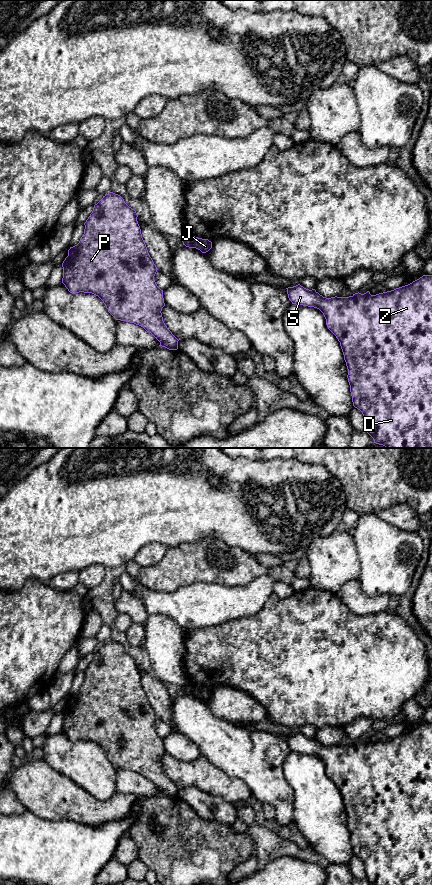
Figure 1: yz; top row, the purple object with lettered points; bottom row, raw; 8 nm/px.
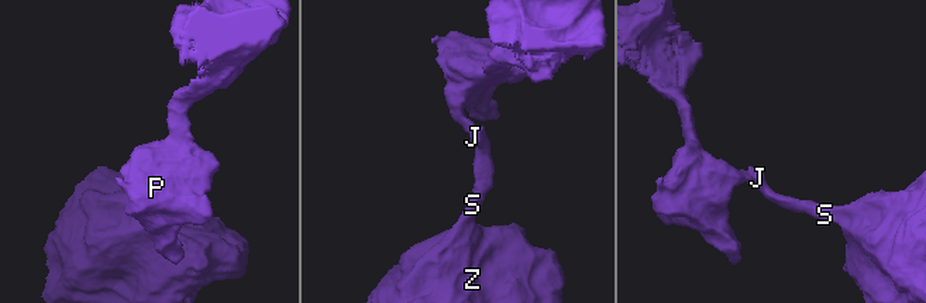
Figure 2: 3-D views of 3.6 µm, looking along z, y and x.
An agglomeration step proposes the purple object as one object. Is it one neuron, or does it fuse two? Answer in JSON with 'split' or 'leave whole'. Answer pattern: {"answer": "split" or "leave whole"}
{"answer": "split"}

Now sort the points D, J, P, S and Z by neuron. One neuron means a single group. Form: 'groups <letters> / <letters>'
groups D J S Z / P

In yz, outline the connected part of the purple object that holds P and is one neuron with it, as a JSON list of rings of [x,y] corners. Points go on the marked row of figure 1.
[[[109,192],[103,196],[94,205],[92,213],[84,223],[84,234],[79,243],[68,250],[68,256],[62,263],[62,283],[72,294],[84,292],[98,296],[116,320],[139,325],[160,342],[159,346],[177,350],[179,340],[167,328],[161,313],[165,306],[163,290],[157,286],[154,280],[158,269],[148,253],[137,217],[136,211],[129,207],[120,195]]]

